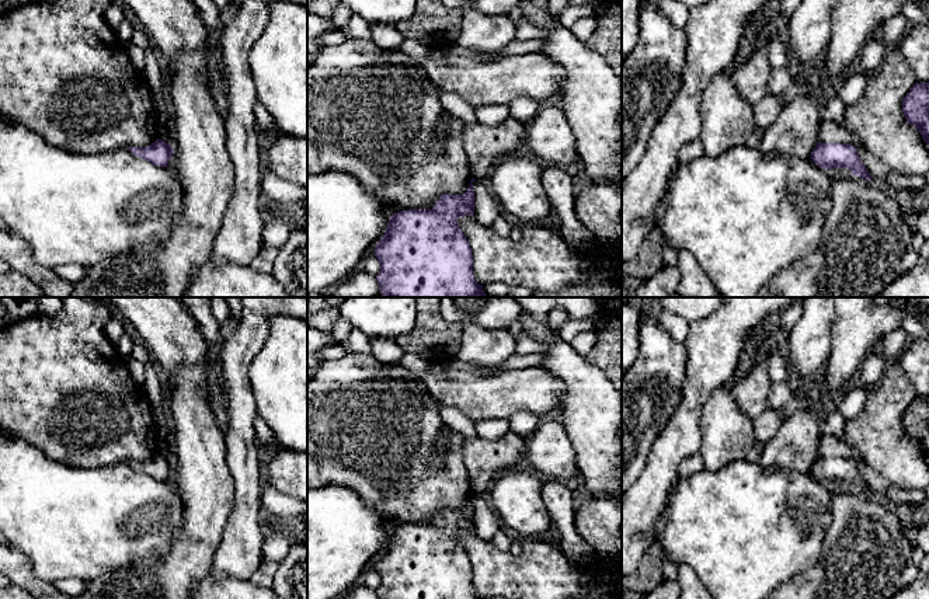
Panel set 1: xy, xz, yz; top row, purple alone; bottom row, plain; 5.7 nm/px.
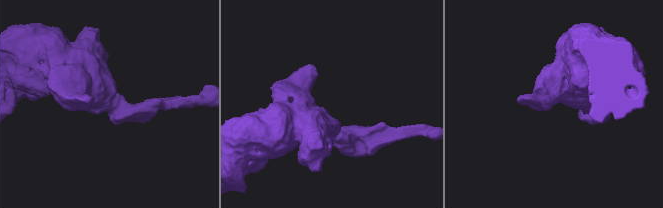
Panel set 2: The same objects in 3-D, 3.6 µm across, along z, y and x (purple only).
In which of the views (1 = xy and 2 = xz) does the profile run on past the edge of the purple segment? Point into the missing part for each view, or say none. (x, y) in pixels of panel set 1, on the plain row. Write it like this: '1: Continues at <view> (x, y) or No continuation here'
1: No continuation here
2: No continuation here

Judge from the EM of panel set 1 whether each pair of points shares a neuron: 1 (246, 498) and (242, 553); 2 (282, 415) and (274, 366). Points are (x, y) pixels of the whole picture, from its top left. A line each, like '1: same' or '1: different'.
1: same
2: same

